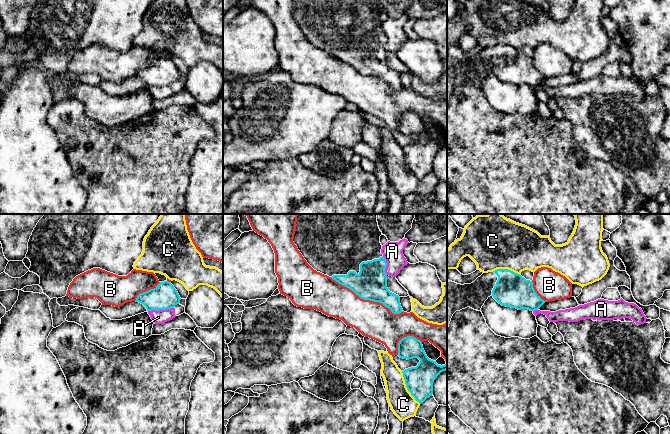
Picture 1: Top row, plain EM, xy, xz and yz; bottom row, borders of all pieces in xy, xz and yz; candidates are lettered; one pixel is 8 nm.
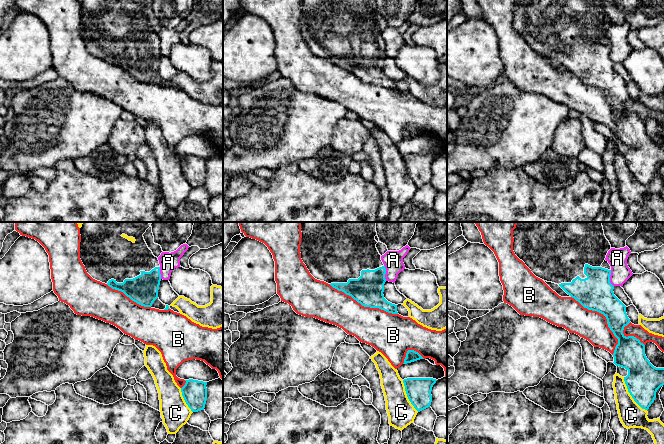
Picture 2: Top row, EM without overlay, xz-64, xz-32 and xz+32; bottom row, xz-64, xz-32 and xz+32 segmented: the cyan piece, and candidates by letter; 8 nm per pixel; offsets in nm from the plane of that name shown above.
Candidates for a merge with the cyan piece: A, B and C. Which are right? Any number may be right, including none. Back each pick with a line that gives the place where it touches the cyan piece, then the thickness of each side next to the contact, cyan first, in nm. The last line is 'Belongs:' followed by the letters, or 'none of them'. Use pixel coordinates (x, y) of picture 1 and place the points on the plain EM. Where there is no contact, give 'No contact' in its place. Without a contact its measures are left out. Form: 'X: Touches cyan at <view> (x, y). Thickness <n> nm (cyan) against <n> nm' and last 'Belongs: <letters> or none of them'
Belongs: none of them

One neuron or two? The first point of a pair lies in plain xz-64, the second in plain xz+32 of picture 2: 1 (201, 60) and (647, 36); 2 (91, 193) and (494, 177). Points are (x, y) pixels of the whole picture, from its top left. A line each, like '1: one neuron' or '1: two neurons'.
1: two neurons
2: one neuron

